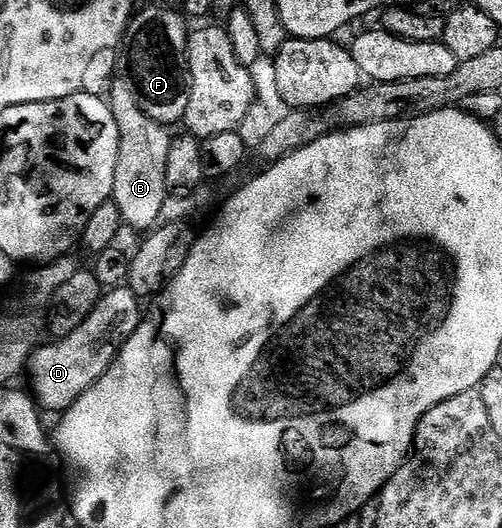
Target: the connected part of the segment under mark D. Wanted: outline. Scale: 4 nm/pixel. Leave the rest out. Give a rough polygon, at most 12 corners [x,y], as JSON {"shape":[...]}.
{"shape":[[107,289],[88,320],[31,353],[28,390],[64,412],[136,332],[140,299]]}

